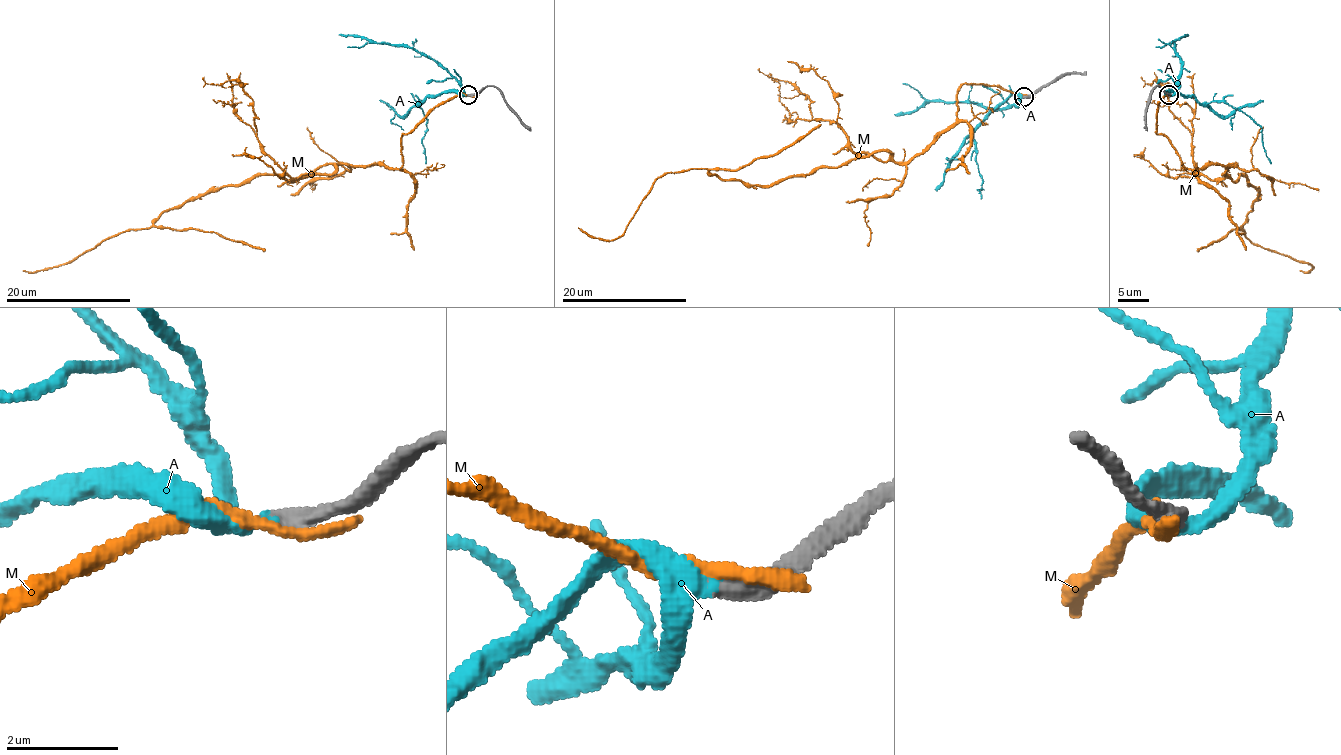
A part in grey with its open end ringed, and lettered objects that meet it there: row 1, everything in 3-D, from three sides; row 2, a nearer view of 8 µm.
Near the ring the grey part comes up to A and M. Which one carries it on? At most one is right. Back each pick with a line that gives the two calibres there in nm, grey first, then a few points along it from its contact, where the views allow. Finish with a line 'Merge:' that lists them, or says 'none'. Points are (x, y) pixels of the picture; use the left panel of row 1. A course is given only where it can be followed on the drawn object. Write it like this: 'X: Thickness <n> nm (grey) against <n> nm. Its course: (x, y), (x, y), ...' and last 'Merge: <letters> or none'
A: Thickness 320 nm (grey) against 320 nm. Its course: (468, 94), (443, 91), (418, 102), (426, 129), (422, 144), (425, 163)
Merge: A

